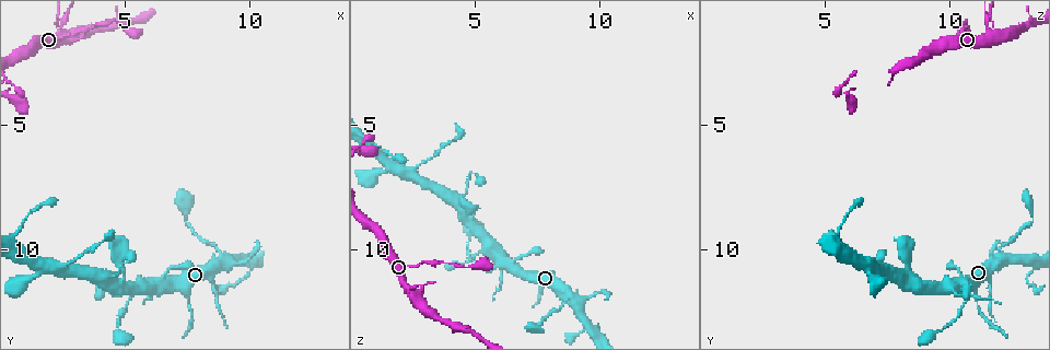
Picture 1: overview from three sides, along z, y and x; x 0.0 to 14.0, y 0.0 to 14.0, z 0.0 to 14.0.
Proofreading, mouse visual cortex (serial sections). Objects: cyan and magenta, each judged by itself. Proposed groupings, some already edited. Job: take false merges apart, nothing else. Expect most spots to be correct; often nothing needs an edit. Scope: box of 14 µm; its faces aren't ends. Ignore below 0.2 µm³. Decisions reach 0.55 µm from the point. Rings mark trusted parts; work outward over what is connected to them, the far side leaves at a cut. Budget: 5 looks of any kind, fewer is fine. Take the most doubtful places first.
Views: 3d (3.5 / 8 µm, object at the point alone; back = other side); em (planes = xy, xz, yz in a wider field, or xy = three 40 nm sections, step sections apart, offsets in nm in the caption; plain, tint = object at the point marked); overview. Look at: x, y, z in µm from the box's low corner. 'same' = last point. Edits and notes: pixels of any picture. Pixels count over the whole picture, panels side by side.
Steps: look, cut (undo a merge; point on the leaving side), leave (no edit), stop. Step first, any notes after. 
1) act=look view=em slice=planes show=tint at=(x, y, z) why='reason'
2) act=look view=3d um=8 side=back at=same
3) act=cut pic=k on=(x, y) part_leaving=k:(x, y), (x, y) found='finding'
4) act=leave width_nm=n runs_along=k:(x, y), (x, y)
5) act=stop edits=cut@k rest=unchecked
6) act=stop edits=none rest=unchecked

act=look view=3d um=3.5 at=(2.5, 1.6, 11.7) why='four arms meet'

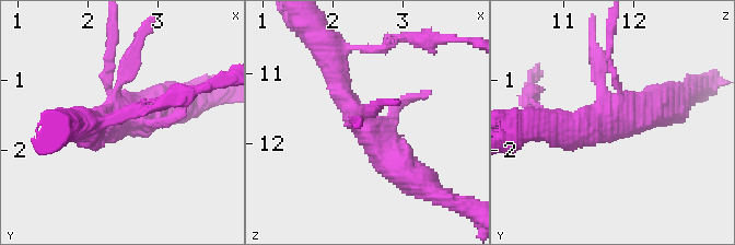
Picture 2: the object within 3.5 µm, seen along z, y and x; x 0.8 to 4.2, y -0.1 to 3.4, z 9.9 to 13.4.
act=look view=em slice=xy step=5 show=tint at=(2.40, 1.50, 11.70)

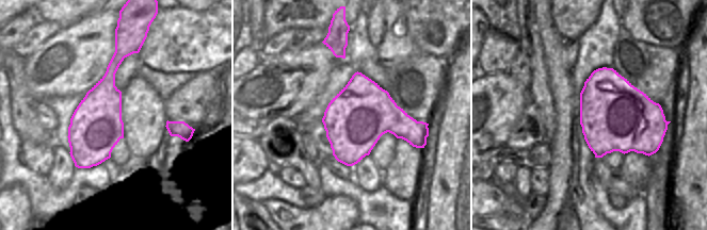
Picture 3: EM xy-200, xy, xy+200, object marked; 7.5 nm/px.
act=leave runs_along=2:(331, 60), (354, 116), (412, 175) found='continuous, no second cell'

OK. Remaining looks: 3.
act=look view=3d um=3.5 at=(5.9, 11.3, 10.6) why='thin arm on a thick one'

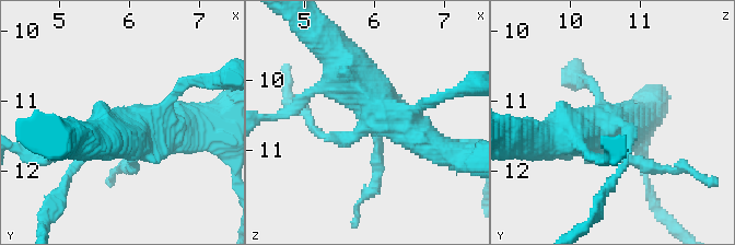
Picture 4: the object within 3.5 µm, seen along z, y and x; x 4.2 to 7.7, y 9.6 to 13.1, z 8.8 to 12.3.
act=look view=em slice=xy step=5 show=tint at=(5.90, 11.35, 10.65) why='now the EM'

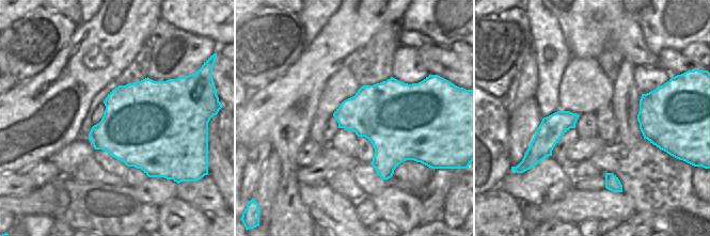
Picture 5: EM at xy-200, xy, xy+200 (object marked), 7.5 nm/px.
act=leave runs_along=4:(443, 151), (356, 88), (336, 59) found='all the same cell'

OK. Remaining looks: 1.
act=stop edits=none rest=unchecked

